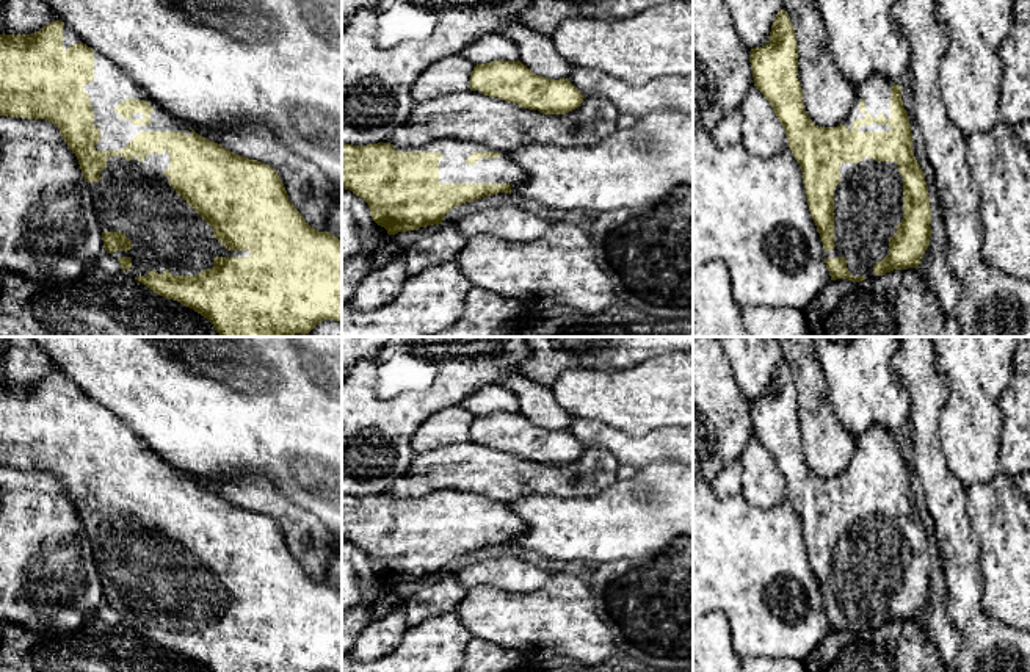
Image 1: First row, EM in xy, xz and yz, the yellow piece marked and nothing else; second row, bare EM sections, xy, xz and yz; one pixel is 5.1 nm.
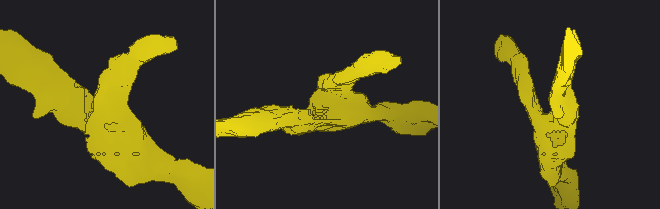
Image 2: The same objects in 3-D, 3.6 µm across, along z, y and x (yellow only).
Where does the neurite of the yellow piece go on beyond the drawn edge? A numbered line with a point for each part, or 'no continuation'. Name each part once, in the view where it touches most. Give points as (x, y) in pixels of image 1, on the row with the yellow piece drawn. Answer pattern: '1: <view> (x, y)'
1: xy (135, 198)

